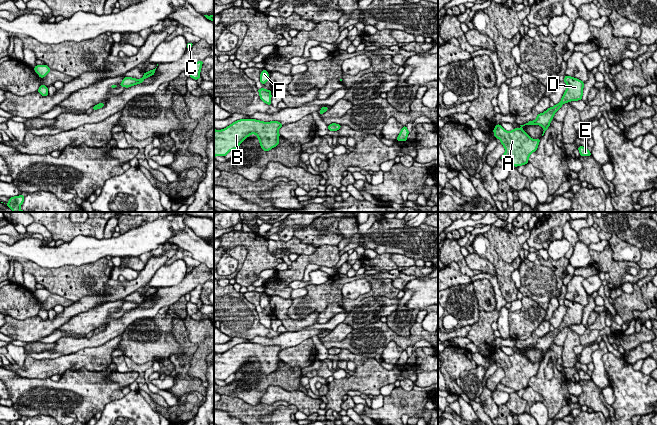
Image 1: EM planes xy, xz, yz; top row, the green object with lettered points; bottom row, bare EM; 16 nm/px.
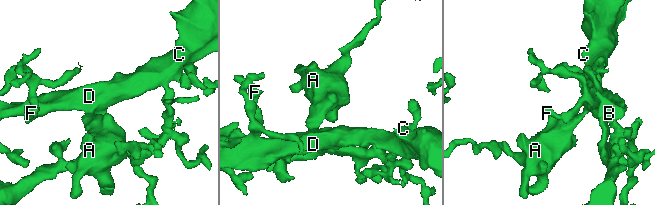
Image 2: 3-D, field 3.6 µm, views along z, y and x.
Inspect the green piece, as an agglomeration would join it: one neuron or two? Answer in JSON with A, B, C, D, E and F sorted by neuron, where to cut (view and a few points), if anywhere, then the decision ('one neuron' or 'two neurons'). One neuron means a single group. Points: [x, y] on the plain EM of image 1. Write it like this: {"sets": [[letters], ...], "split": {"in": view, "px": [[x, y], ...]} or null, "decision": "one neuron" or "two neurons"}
{"sets": [["A", "B", "C", "D", "E", "F"]], "split": null, "decision": "one neuron"}

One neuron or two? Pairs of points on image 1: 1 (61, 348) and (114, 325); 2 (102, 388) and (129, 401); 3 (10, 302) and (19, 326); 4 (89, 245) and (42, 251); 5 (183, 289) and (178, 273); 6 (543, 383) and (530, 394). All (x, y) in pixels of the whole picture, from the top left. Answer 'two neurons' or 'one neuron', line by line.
1: one neuron
2: two neurons
3: two neurons
4: one neuron
5: two neurons
6: two neurons

